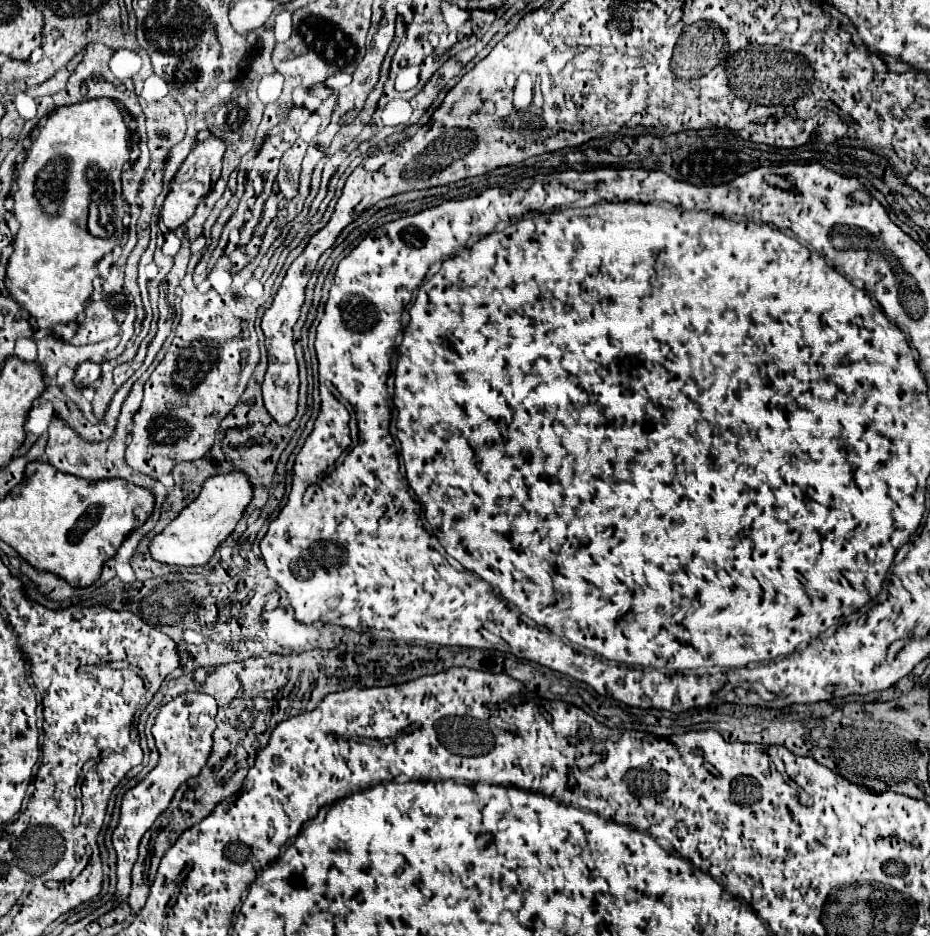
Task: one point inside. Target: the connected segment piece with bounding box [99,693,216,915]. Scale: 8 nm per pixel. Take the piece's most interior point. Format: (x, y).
(183, 729)

